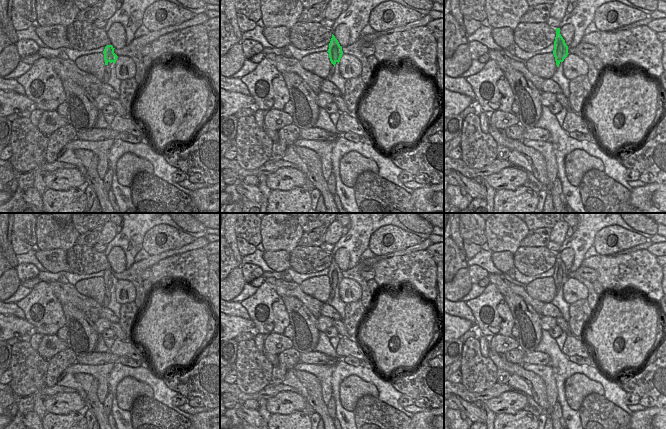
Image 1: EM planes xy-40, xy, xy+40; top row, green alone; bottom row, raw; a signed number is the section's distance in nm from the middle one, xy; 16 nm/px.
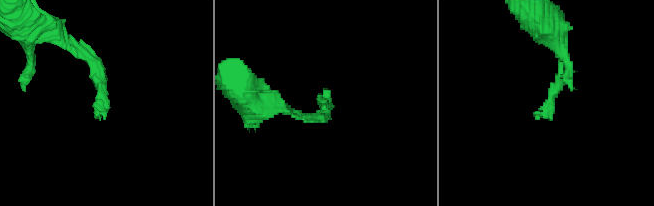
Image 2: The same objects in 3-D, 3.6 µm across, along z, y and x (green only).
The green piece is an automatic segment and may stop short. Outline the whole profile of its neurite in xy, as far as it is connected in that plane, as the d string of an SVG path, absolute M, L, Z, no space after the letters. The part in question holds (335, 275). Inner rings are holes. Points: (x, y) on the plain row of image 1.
M332 258L331 265L329 267L329 273L327 275L329 277L329 282L331 285L331 291L329 295L329 300L334 298L335 288L340 286L340 283L343 279L342 271L340 270L338 264Z

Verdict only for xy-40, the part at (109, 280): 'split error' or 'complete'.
complete

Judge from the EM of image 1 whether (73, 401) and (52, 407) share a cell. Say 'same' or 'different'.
same

